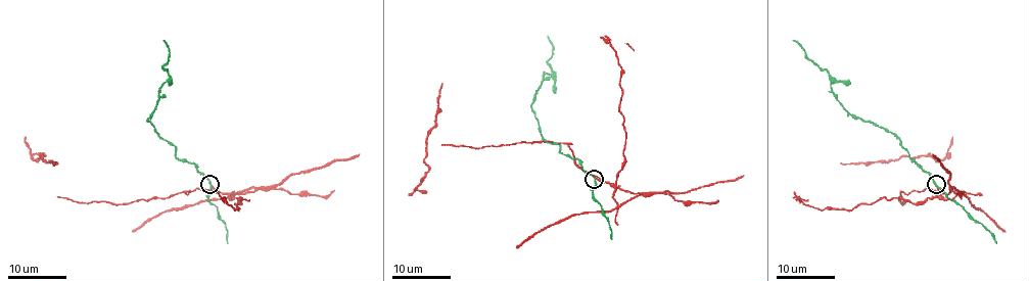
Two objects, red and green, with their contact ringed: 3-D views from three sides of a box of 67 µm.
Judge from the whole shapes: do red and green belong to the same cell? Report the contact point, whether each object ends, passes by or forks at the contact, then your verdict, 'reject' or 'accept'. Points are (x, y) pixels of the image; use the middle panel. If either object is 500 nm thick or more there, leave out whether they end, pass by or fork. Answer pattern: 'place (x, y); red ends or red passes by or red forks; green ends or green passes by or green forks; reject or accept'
place (594, 179); red ends; green passes by; reject

